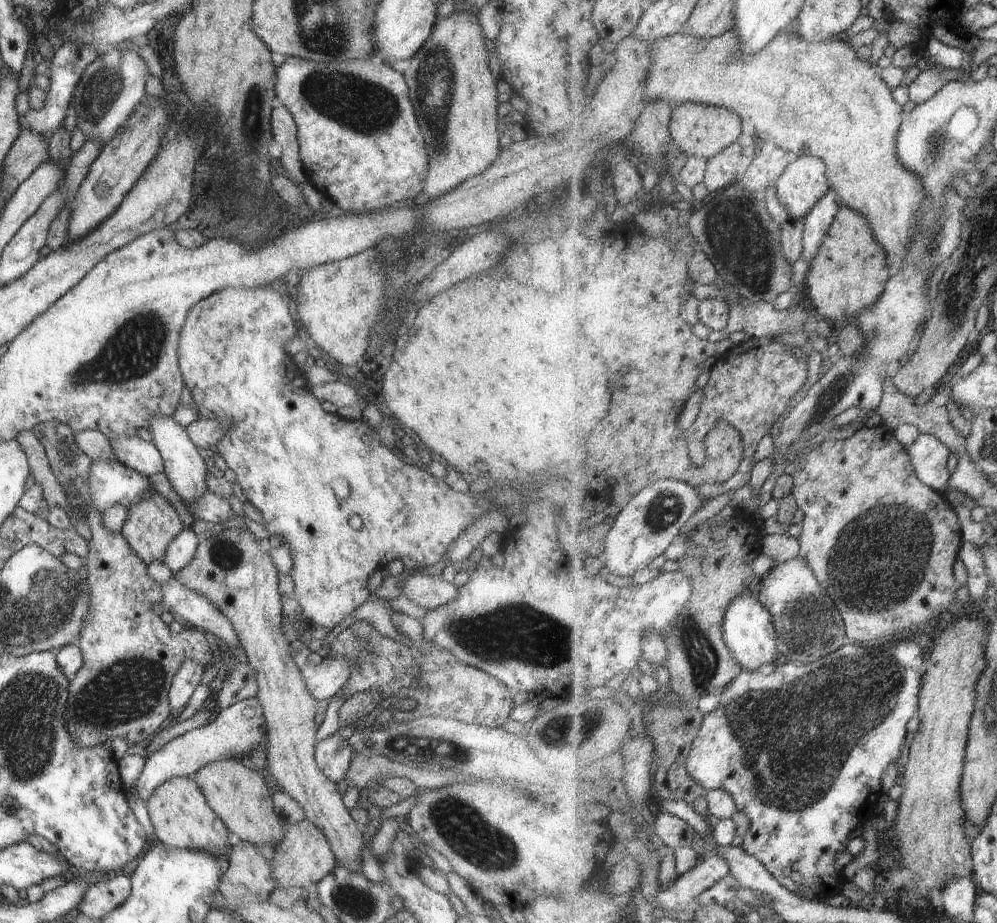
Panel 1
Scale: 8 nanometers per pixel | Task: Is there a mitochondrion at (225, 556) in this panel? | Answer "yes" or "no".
yes

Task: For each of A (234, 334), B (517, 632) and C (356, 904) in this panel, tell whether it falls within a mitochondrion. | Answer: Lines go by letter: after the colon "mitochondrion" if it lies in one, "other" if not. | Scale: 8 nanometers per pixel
A: mitochondrion
B: mitochondrion
C: mitochondrion

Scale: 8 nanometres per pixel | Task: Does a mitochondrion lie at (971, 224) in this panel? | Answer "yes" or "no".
no

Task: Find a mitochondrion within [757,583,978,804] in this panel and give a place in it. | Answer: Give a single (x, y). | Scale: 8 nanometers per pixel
(809, 624)

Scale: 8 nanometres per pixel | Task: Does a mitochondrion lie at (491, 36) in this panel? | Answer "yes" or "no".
no

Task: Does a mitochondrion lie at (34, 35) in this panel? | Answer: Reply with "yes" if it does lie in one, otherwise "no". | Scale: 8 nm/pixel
no

